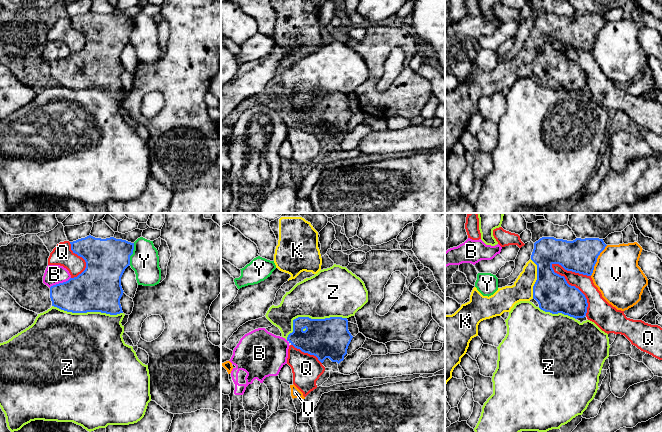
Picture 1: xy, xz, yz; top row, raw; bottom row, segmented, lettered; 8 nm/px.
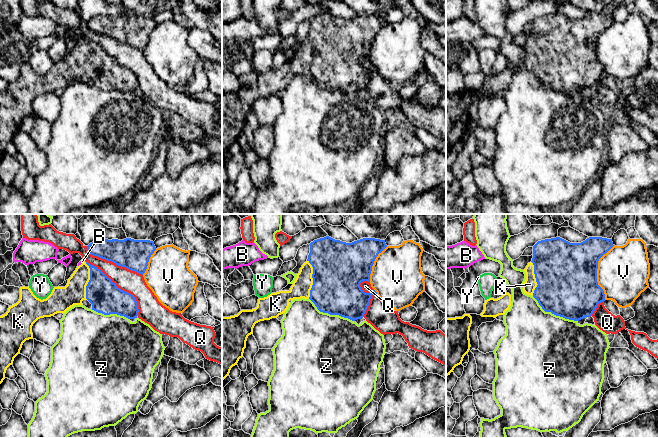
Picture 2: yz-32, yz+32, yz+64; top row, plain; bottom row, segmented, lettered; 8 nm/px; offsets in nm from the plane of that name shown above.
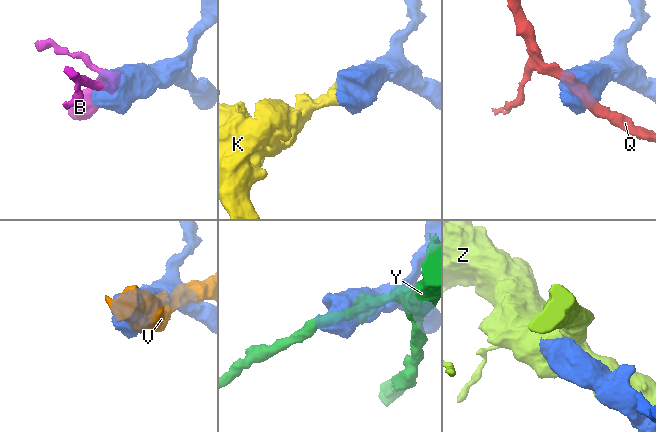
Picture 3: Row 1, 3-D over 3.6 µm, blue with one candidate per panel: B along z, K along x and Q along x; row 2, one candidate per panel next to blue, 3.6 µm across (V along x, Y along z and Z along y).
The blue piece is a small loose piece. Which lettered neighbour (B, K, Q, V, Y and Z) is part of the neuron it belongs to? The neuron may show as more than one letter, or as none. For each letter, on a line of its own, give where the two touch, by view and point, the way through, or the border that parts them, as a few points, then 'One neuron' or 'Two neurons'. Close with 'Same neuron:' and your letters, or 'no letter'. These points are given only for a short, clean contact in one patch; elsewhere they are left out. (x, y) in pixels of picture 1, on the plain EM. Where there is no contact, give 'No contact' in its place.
B: Touches blue at xy (59, 59). Two neurons
K: Touches blue at yz (537, 55). Path across: yz (552, 68), (537, 55), (522, 66). One neuron
Q: Touches blue at yz (574, 62). Two neurons
V: Touches blue at yz (596, 36). Two neurons
Y: Touches blue at xy (132, 29). Two neurons
Z: Touches blue at xz (310, 94). Two neurons
Same neuron: K

